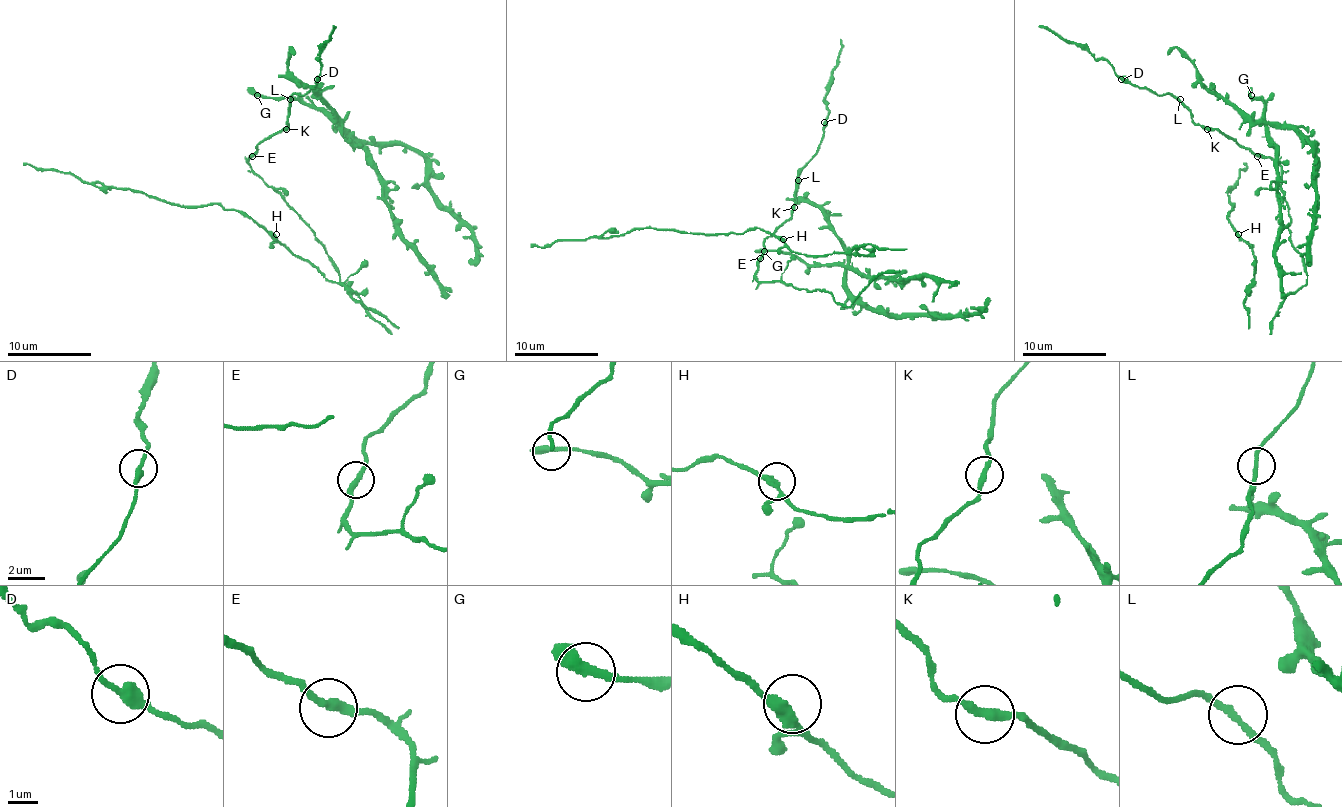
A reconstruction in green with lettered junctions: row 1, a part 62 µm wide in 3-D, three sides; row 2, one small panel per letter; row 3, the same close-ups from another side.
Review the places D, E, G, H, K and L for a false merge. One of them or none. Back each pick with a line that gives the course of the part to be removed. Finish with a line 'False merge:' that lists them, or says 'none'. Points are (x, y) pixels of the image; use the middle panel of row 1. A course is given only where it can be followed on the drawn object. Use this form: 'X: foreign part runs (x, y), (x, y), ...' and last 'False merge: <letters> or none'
D: foreign part runs (825, 121), (825, 96), (842, 46), (840, 39)
False merge: D

